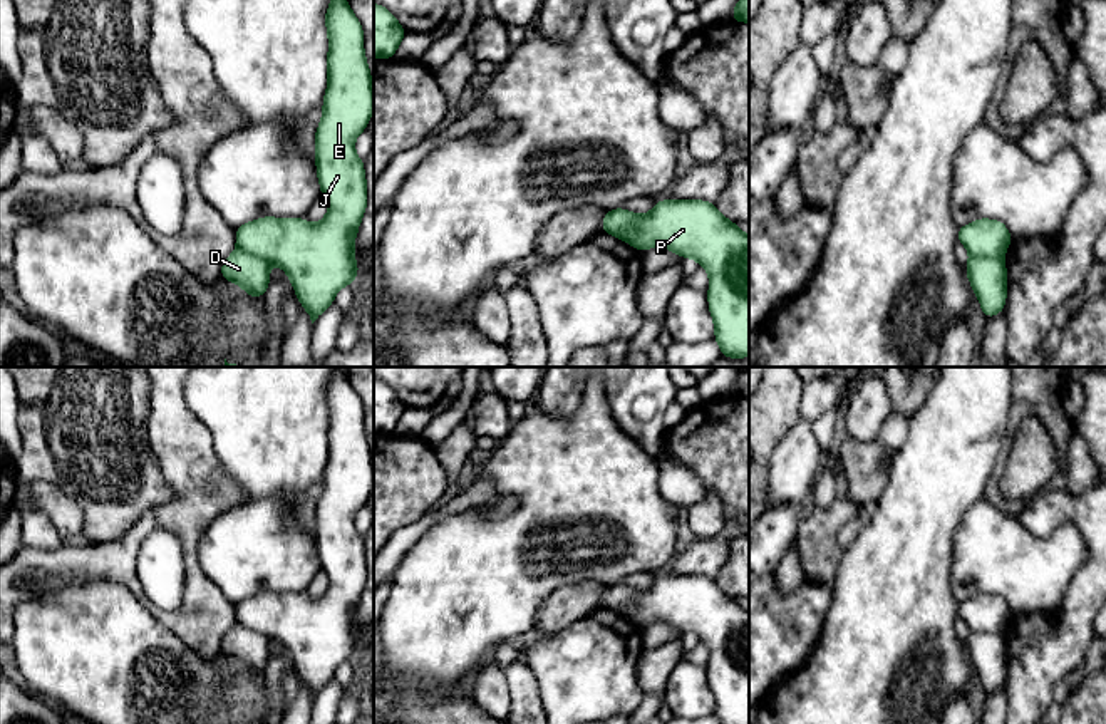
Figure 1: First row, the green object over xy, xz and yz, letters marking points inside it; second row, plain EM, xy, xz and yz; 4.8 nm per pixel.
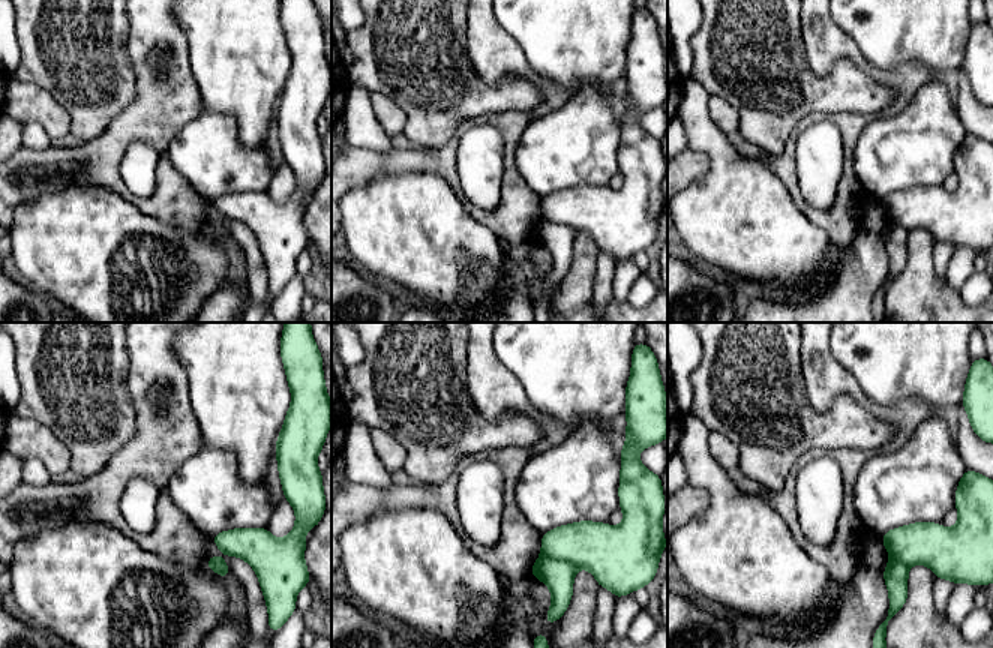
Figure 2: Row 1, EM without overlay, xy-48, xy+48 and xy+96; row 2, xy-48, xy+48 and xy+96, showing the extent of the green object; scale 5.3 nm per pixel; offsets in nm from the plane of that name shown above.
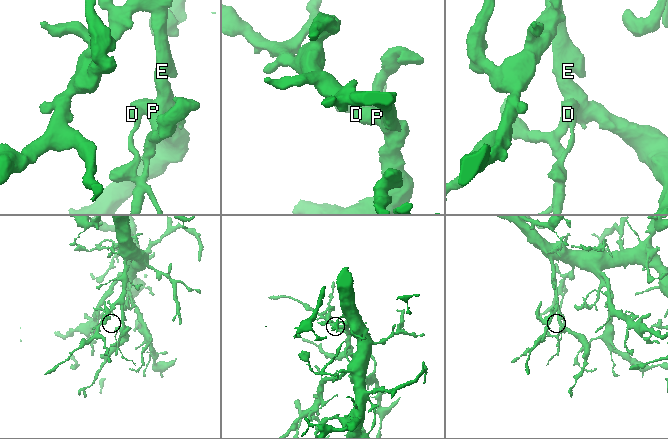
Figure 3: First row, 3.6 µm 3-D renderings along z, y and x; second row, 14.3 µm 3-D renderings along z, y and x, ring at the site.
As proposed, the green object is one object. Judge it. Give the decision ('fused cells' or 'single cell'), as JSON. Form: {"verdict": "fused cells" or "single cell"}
{"verdict": "fused cells"}

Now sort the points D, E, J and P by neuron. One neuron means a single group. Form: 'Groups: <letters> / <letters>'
Groups: D / E J P

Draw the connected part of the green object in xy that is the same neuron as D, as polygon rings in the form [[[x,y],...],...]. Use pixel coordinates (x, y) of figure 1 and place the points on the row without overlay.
[[[240,623],[223,637],[220,654],[238,659],[250,674],[263,672],[271,655],[268,637]]]

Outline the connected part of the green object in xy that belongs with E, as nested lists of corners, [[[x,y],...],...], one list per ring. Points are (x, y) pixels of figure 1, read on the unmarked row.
[[[339,367],[332,369],[325,402],[328,407],[328,459],[322,478],[323,491],[315,509],[315,538],[320,570],[328,577],[328,588],[320,598],[265,592],[235,605],[240,625],[285,645],[312,699],[333,679],[335,669],[352,660],[359,650],[354,618],[367,583],[367,558],[364,536],[355,530],[354,516],[367,504],[374,488],[374,459],[364,431],[364,404],[350,385],[347,372]]]

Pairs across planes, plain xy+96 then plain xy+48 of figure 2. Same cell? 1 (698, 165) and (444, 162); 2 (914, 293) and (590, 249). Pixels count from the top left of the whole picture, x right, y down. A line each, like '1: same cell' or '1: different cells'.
1: same cell
2: same cell

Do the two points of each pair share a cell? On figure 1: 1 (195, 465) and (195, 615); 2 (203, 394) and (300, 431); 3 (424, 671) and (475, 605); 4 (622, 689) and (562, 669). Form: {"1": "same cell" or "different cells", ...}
{"1": "same cell", "2": "same cell", "3": "same cell", "4": "same cell"}

